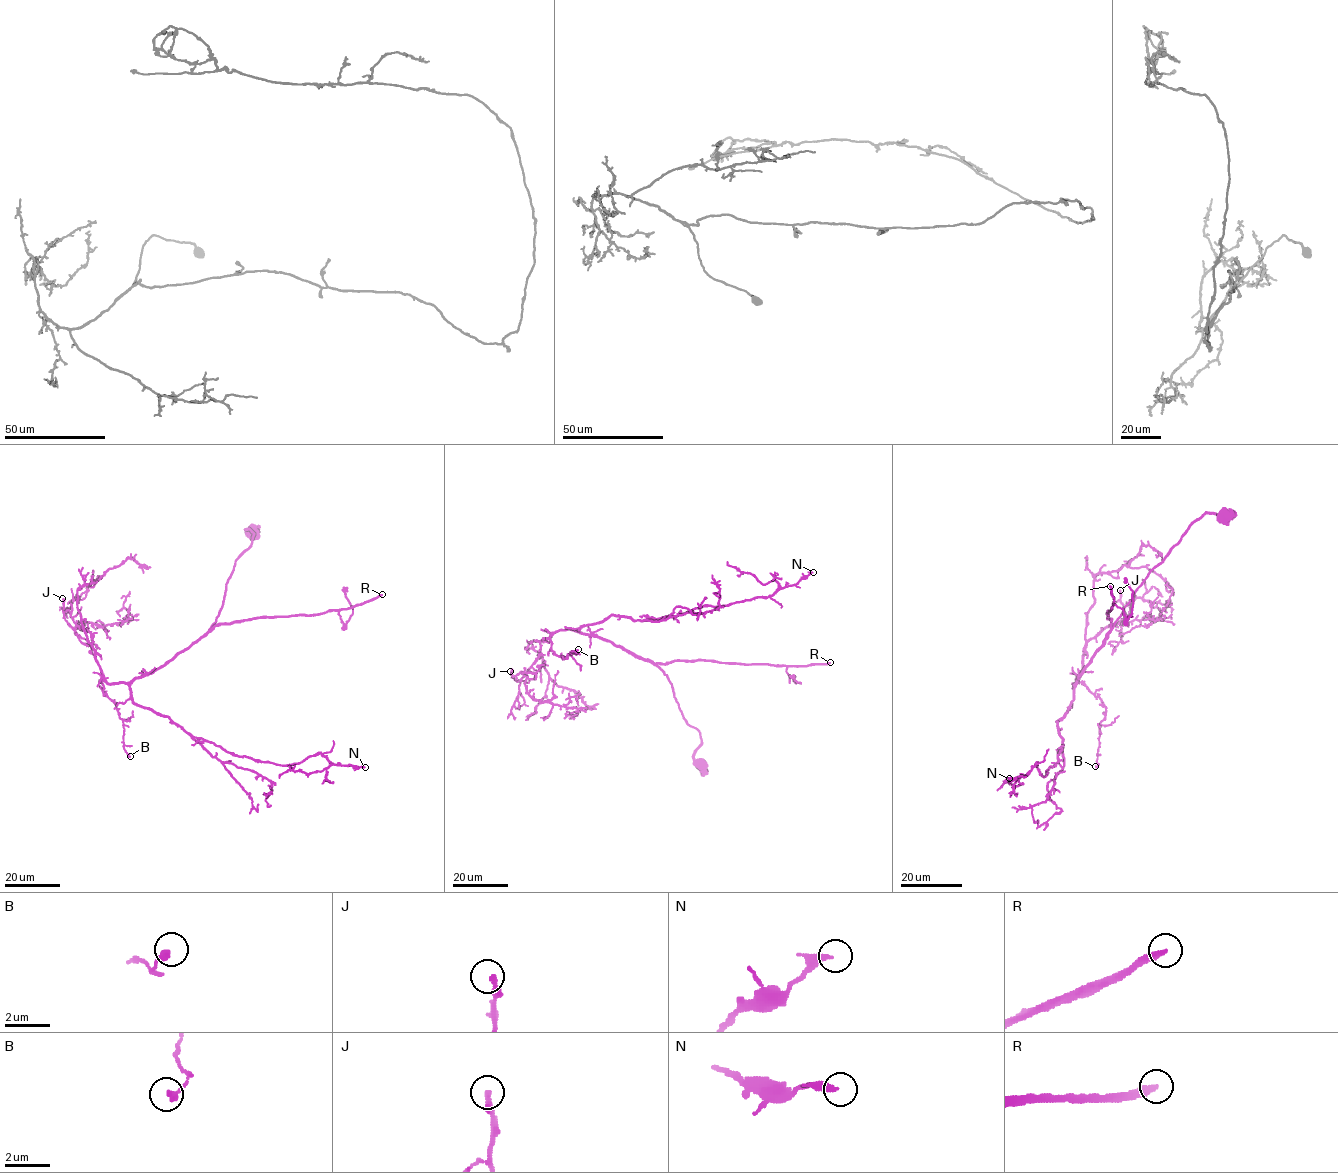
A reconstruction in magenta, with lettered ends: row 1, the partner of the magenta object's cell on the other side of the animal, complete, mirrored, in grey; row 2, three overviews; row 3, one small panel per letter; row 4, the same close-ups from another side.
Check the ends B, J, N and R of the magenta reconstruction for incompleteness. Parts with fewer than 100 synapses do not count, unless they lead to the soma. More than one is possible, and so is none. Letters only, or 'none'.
R

